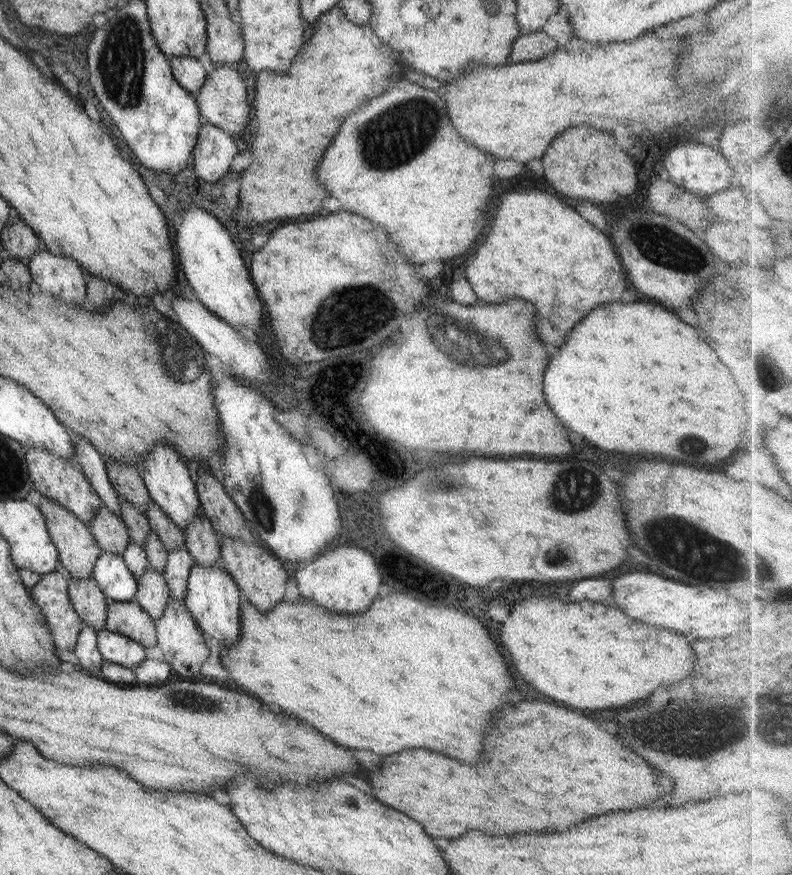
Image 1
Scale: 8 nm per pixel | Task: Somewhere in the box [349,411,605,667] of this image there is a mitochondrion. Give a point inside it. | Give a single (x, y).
(442, 479)

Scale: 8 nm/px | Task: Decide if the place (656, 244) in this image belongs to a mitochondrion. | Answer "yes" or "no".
yes

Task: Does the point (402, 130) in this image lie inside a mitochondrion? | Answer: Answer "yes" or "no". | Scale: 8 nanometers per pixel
yes

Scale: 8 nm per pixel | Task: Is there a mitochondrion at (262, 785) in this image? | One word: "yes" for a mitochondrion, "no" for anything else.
no

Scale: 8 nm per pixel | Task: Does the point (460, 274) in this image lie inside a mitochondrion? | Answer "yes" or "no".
no

